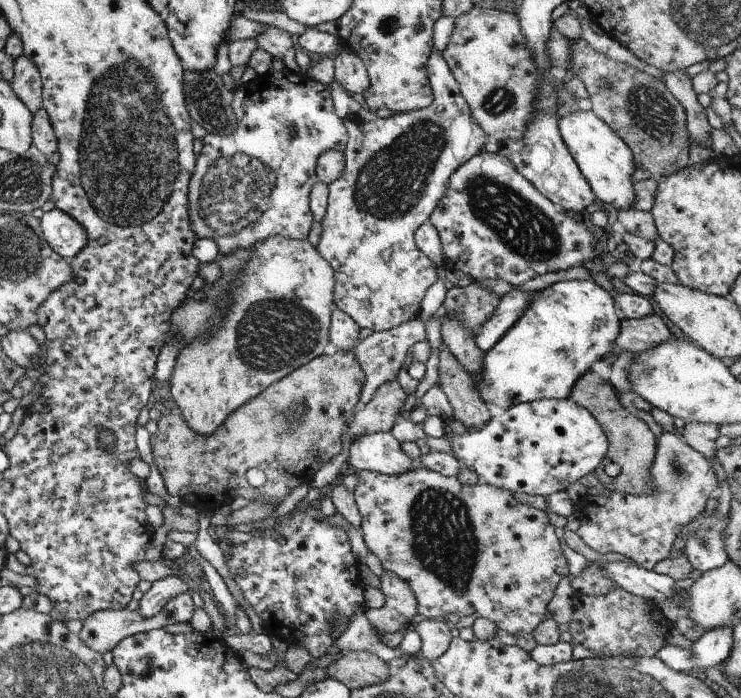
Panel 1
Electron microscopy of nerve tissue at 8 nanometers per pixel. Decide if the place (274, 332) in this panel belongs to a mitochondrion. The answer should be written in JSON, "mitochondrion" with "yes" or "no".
{"mitochondrion":"yes"}

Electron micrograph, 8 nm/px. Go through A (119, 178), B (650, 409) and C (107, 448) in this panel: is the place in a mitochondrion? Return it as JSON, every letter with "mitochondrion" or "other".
{"A":"mitochondrion","B":"other","C":"other"}

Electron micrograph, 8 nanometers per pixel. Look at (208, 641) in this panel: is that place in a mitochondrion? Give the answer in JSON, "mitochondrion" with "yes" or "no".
{"mitochondrion":"no"}

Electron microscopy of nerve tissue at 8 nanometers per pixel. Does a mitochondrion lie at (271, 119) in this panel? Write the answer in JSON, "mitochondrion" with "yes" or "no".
{"mitochondrion":"no"}

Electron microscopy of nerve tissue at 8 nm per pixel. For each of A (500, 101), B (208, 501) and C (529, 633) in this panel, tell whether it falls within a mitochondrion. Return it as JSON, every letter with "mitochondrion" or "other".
{"A":"mitochondrion","B":"other","C":"other"}

